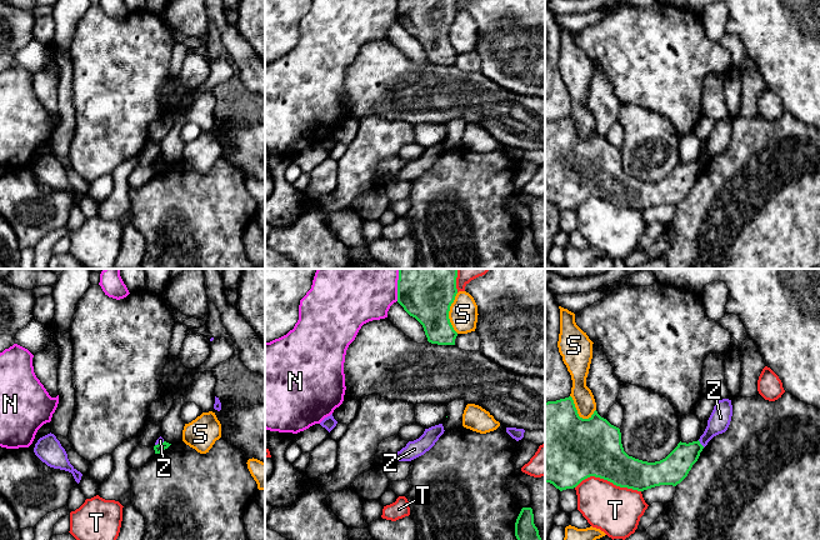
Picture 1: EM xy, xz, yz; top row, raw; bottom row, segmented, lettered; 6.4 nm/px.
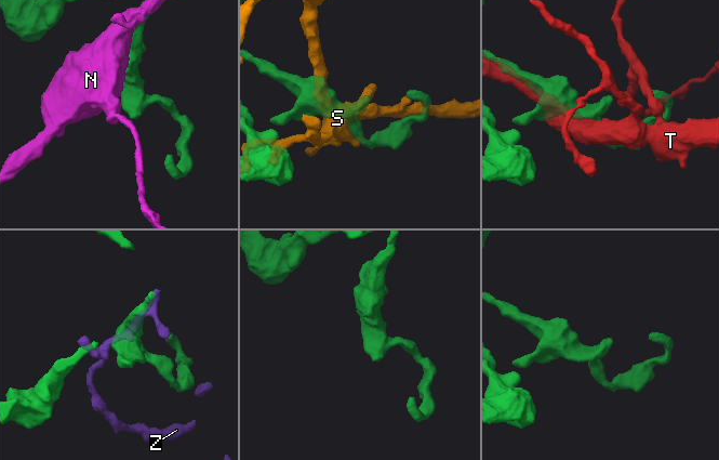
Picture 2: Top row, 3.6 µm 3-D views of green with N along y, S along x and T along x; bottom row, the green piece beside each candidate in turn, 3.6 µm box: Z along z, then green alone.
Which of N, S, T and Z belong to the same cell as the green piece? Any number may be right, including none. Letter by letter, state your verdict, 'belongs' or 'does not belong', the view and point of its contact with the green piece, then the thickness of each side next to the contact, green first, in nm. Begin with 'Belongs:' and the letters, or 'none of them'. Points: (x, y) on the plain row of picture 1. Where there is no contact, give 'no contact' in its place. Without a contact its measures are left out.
Belongs: none of them
N: does not belong | xz (398, 10) | 280/280 nm
S: does not belong | xz (448, 33) | 280/180 nm
T: does not belong | yz (608, 200) | 380/320 nm
Z: does not belong | yz (700, 164) | 190/140 nm

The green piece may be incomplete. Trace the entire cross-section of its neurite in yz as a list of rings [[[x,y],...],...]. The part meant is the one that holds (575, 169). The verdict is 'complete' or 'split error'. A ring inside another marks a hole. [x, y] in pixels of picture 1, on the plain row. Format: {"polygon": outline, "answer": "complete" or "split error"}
{"polygon": [[[571,116],[545,122],[545,202],[560,211],[574,209],[590,196],[638,211],[660,205],[676,206],[688,196],[702,169],[699,160],[689,164],[680,161],[665,179],[642,181],[624,171],[620,149],[601,138],[596,130],[589,139],[582,139]]], "answer": "complete"}

